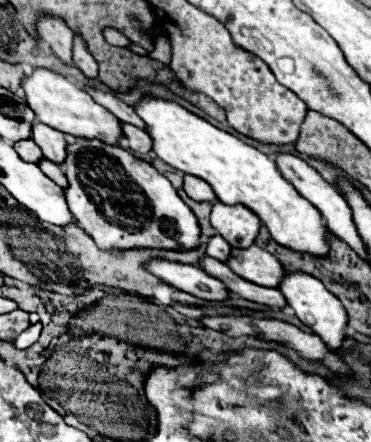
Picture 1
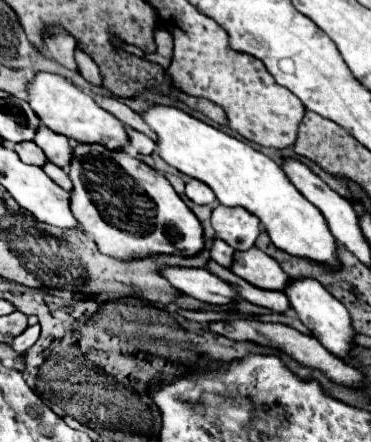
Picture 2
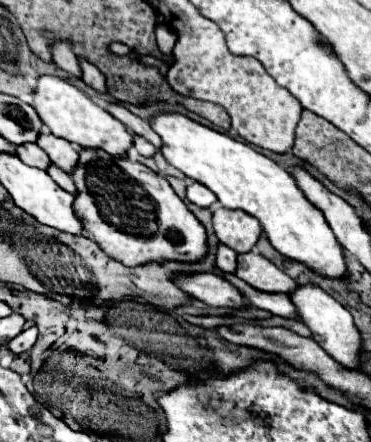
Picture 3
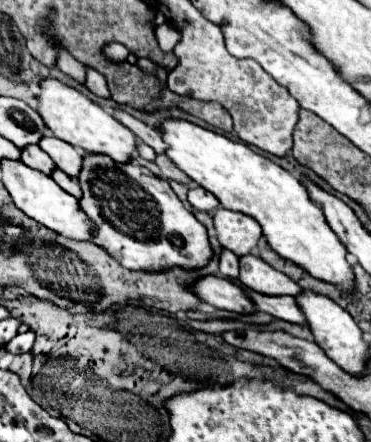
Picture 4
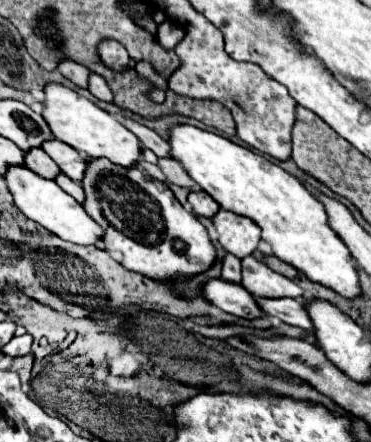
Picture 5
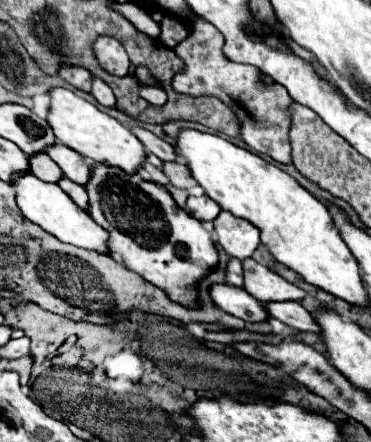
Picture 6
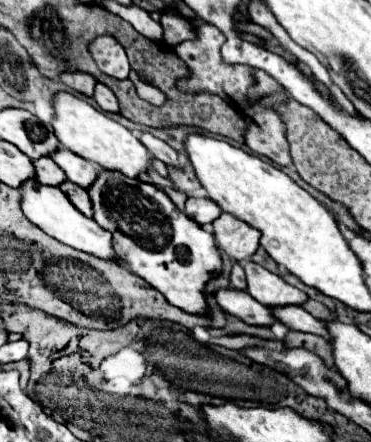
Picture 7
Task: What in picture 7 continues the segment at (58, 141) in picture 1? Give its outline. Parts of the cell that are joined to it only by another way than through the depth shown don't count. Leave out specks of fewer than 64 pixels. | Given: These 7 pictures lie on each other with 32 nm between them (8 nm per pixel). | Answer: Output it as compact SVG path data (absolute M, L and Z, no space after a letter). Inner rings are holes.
M66 148L54 150L50 158L64 170L68 180L82 188L88 188L96 178L88 188L94 210L92 218L112 234L112 246L118 260L122 260L130 272L144 278L150 286L162 292L168 302L184 308L186 312L204 314L208 310L202 290L204 284L212 276L220 274L222 268L220 252L210 232L180 212L168 194L154 184L142 182L140 178L128 178L122 172L106 168L96 176L96 170L100 168L98 164L92 164L92 160L76 156Z

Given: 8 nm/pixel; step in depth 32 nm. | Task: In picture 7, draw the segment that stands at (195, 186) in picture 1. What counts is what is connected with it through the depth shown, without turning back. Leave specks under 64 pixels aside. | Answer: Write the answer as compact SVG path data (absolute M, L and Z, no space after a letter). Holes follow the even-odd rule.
M188 198L186 200L186 214L200 224L214 222L220 216L220 212L222 212L220 206L212 202L210 198Z

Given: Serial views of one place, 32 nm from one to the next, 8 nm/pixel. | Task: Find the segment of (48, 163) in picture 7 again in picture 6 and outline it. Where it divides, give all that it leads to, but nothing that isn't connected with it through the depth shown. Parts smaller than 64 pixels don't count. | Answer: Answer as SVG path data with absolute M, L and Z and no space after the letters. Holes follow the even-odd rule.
M46 152L28 156L28 164L30 164L30 170L44 182L56 182L62 176L60 168L56 168L56 164L52 164L52 158Z

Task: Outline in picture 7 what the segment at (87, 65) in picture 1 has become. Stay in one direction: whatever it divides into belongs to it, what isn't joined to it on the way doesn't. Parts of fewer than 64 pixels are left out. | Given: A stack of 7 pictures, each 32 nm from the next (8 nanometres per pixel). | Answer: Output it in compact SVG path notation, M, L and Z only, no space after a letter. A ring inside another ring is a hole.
M96 82L96 86L94 86L94 100L98 102L98 106L102 110L118 112L118 100L116 100L114 92L108 86L104 86L102 82Z

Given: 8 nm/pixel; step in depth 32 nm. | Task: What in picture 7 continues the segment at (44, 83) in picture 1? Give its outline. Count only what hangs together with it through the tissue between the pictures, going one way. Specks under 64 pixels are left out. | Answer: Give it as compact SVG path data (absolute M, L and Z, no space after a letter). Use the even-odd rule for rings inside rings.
M56 92L52 106L54 106L54 118L50 124L64 148L76 152L78 156L94 160L102 168L120 170L130 178L136 178L140 172L148 170L152 156L146 150L146 146L128 128L112 120L108 114L96 110L92 104L70 92Z

